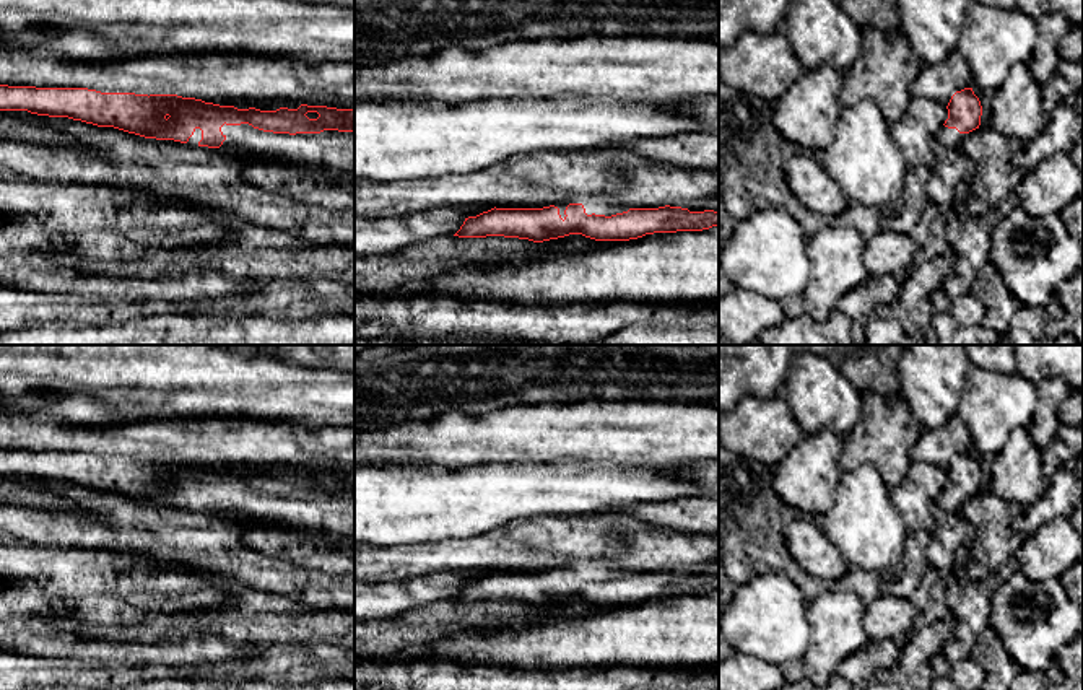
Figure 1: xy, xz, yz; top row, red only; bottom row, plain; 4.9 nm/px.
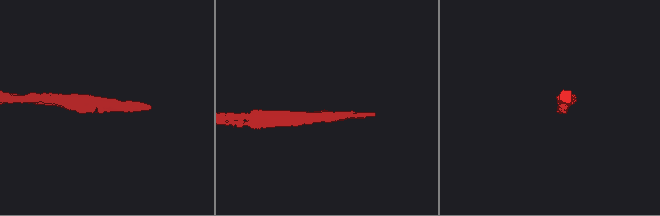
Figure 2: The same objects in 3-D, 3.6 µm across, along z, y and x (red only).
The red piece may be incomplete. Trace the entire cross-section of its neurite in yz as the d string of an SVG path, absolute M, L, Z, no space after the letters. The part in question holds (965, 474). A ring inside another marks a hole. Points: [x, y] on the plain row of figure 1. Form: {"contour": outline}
{"contour": "M964 452L951 461L946 474L948 483L937 498L937 503L942 509L958 513L969 496L979 493L982 470L972 452Z"}

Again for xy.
{"contour": "M0 449L0 475L68 482L114 491L145 503L174 504L192 511L223 513L288 526L296 531L354 535L354 475L301 469L298 474L260 475L220 470L177 459L101 457L88 452L36 452Z"}

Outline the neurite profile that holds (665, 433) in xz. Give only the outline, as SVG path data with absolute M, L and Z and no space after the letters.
M582 402L512 405L483 417L449 412L434 421L407 421L394 428L354 433L354 465L481 462L620 462L685 467L719 462L719 404L704 402Z

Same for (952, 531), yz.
M935 501L932 514L937 519L935 529L930 532L927 548L929 565L942 576L953 571L955 552L959 547L974 547L976 529L961 514L942 509Z

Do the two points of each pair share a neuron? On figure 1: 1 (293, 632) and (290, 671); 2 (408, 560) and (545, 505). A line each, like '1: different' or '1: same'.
1: different
2: different

